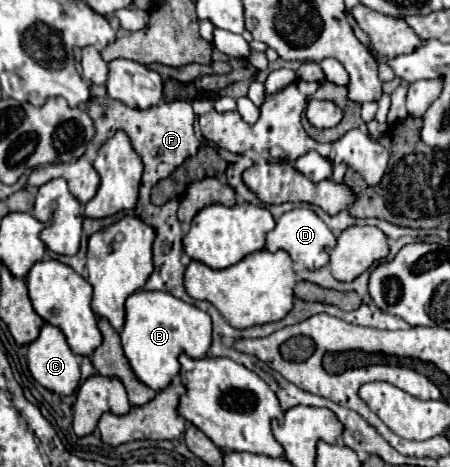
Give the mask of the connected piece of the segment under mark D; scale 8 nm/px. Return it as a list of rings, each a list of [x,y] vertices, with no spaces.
[[[298,207],[292,211],[286,211],[278,221],[276,227],[266,235],[266,249],[268,251],[278,251],[284,249],[292,261],[300,261],[306,269],[314,271],[324,265],[328,265],[328,249],[336,245],[336,237],[332,231],[326,227],[326,223],[308,207]]]

